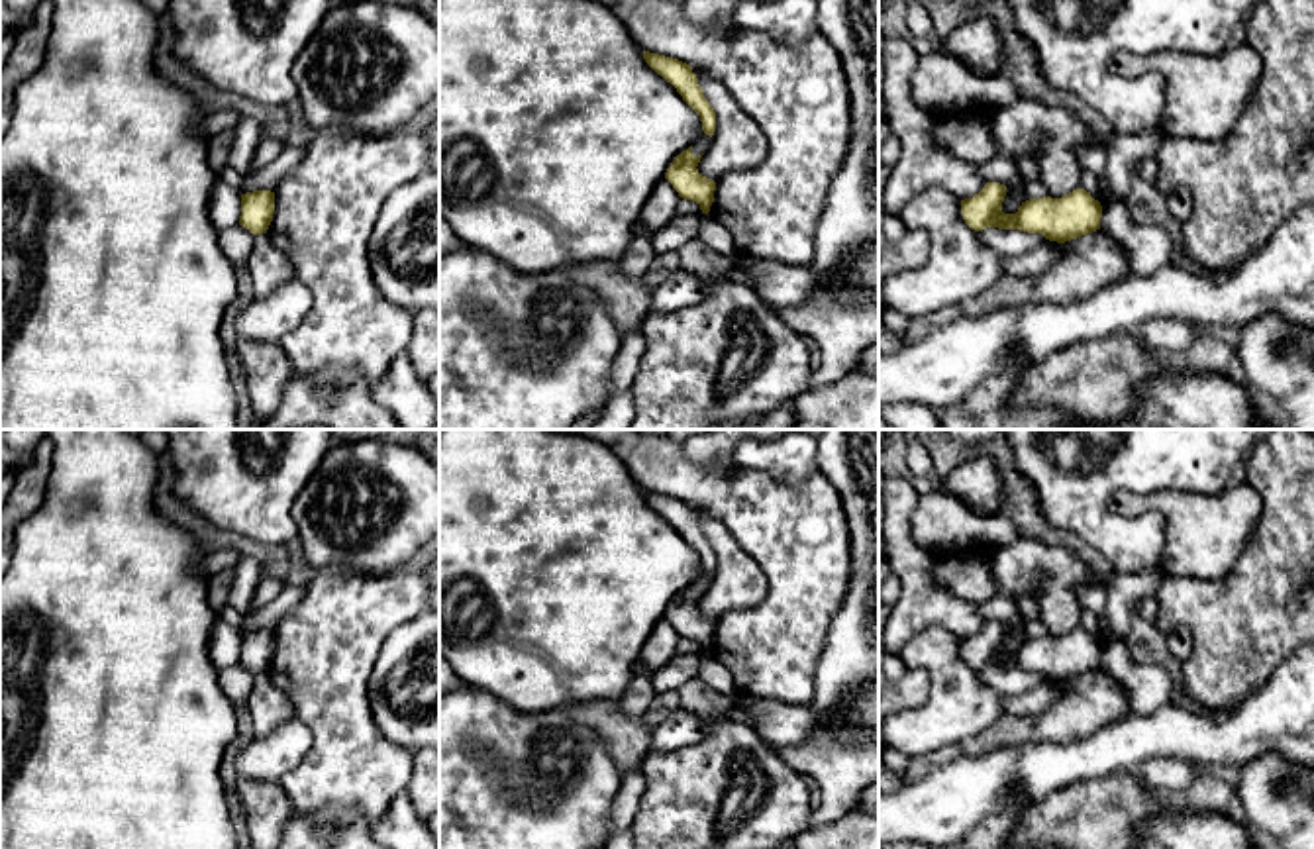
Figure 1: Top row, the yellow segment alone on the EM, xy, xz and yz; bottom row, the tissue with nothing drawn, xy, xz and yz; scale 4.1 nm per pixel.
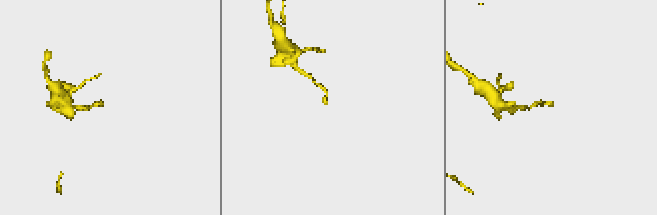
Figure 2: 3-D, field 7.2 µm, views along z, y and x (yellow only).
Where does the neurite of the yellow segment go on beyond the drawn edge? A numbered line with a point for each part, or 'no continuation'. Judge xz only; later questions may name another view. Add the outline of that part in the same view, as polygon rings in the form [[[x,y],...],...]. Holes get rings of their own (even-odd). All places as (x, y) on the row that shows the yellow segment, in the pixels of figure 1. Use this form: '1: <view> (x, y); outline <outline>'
no continuation

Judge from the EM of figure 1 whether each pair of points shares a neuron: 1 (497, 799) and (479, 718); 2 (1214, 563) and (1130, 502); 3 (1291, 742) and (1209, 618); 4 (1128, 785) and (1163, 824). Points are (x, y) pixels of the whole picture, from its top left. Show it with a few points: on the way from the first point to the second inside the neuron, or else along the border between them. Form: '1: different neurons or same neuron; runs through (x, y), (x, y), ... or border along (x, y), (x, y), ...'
1: same neuron; runs through (479, 779), (479, 738)
2: same neuron; runs through (1201, 540), (1163, 502), (1154, 502)
3: different neurons; border along (1287, 657), (1238, 704), (1214, 712)
4: different neurons; border along (1165, 802), (1134, 828)

